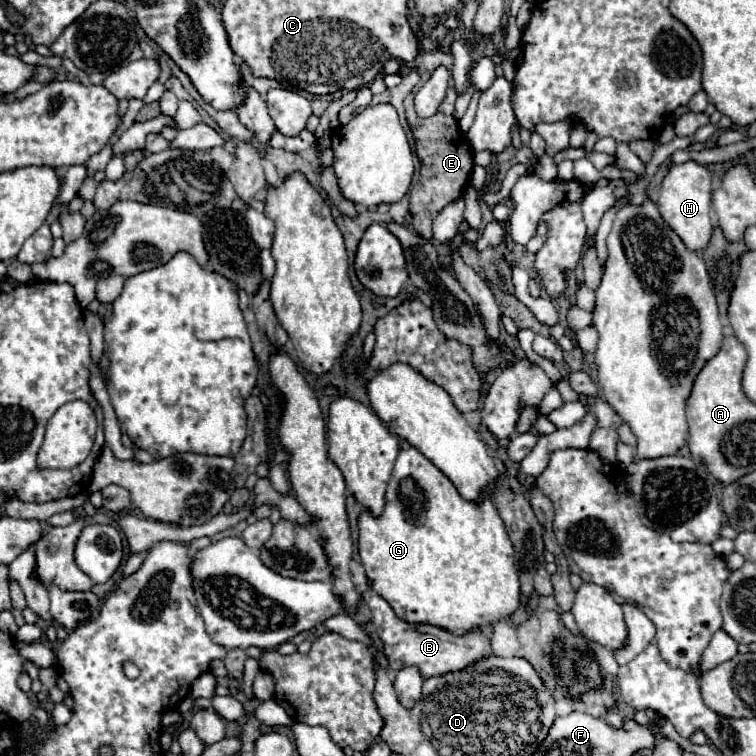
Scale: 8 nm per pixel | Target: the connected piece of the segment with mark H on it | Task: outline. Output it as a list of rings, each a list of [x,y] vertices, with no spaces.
[[[694,161],[674,165],[670,173],[664,177],[660,195],[658,195],[658,211],[664,221],[672,227],[672,231],[688,245],[692,251],[702,251],[712,235],[712,175],[708,167],[698,165]]]

